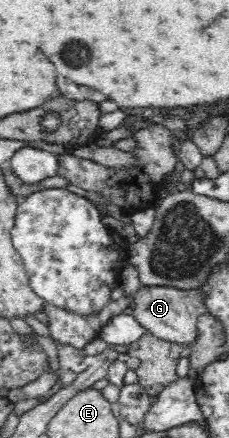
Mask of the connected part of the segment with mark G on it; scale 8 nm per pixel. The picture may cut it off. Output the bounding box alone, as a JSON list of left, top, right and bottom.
[132,285,206,347]

